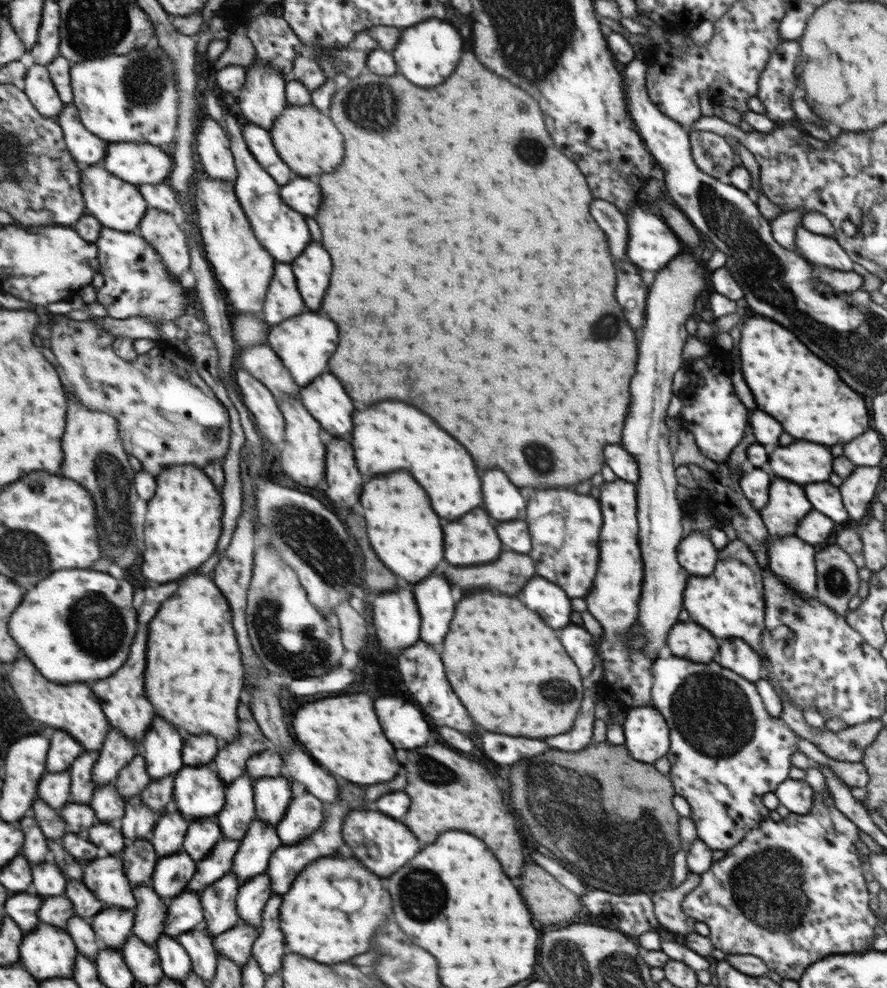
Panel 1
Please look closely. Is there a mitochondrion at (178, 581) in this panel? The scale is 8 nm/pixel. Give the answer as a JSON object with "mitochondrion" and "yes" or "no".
{"mitochondrion":"no"}

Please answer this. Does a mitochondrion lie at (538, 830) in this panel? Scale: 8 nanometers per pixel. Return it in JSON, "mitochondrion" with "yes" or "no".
{"mitochondrion":"yes"}

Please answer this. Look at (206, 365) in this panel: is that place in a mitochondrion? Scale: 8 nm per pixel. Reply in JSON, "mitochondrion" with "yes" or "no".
{"mitochondrion":"no"}

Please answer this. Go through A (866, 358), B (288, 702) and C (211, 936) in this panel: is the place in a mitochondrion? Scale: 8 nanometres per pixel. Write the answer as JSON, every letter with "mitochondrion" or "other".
{"A":"mitochondrion","B":"other","C":"other"}

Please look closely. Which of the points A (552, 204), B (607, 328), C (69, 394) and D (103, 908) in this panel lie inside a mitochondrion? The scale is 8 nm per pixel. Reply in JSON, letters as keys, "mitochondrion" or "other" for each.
{"A":"other","B":"mitochondrion","C":"other","D":"other"}

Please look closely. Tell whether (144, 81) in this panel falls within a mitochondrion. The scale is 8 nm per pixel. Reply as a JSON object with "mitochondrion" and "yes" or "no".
{"mitochondrion":"yes"}

